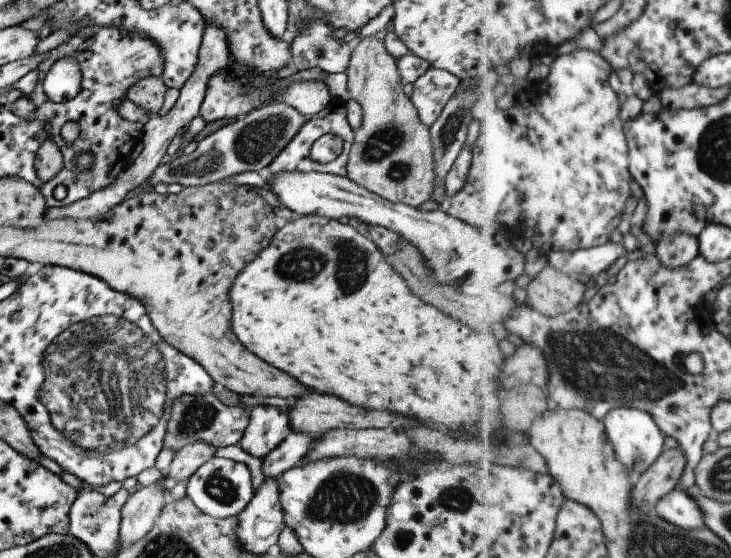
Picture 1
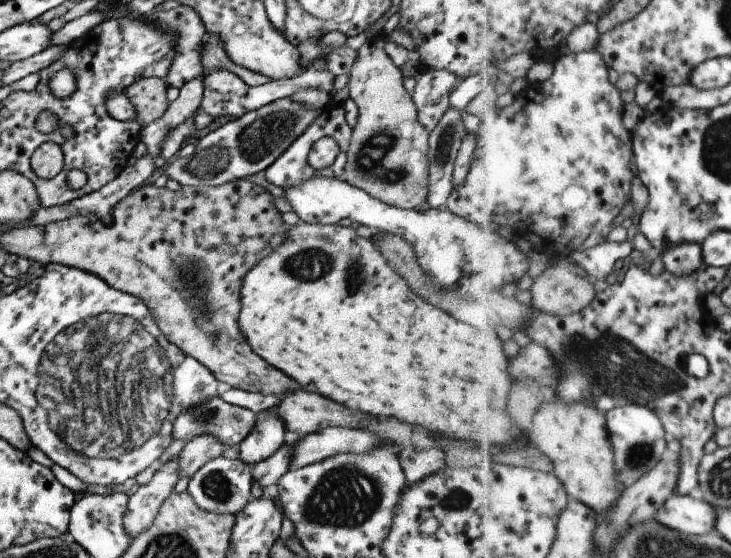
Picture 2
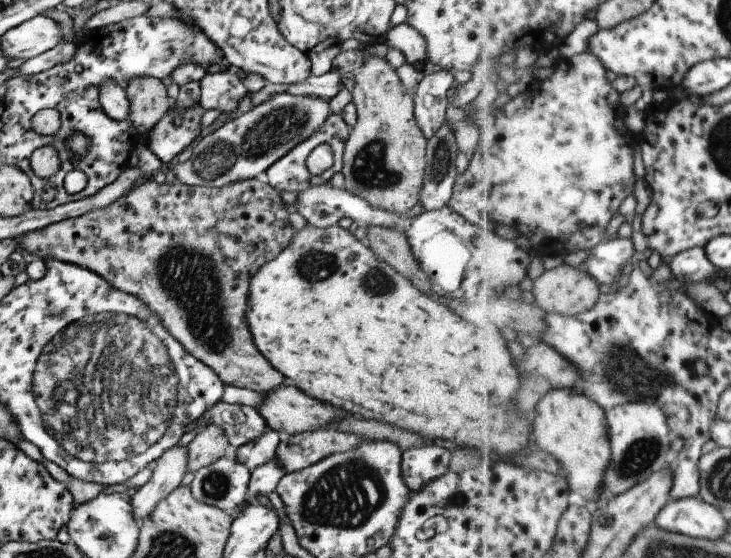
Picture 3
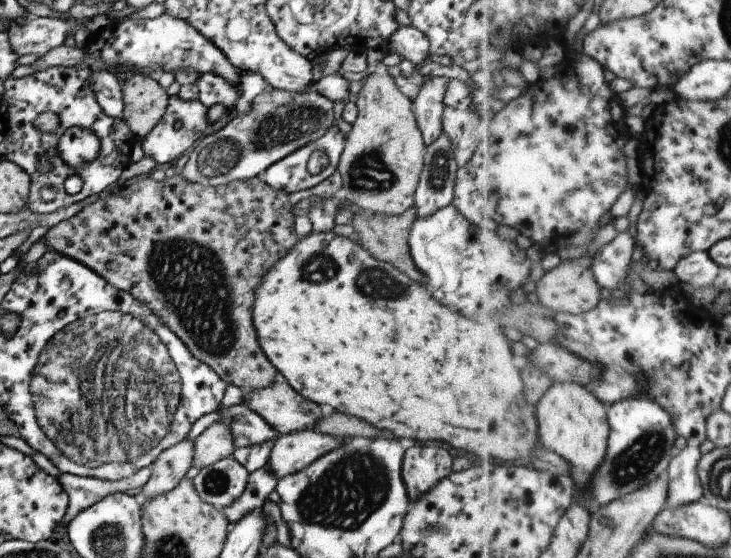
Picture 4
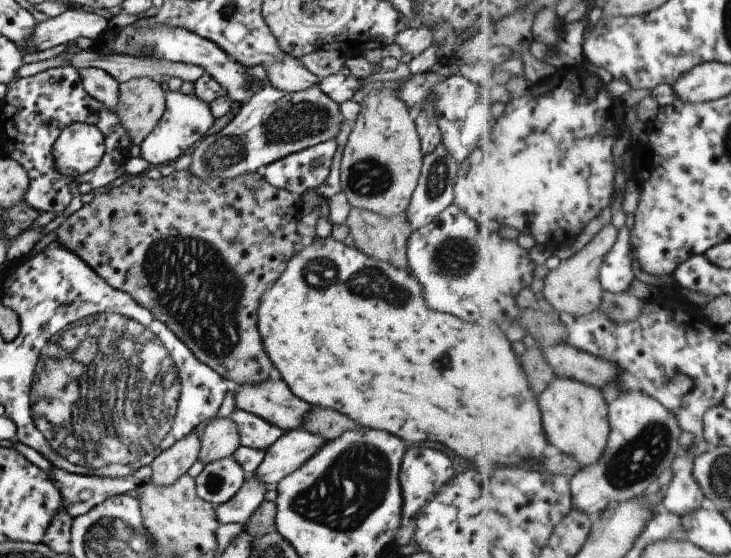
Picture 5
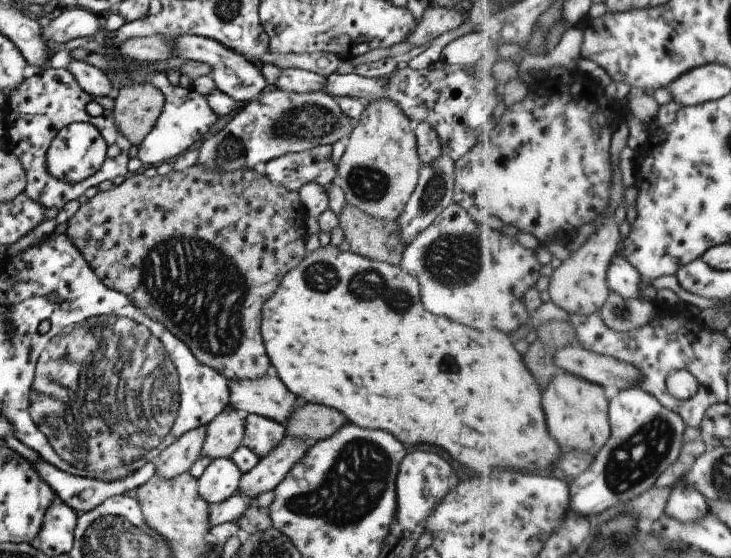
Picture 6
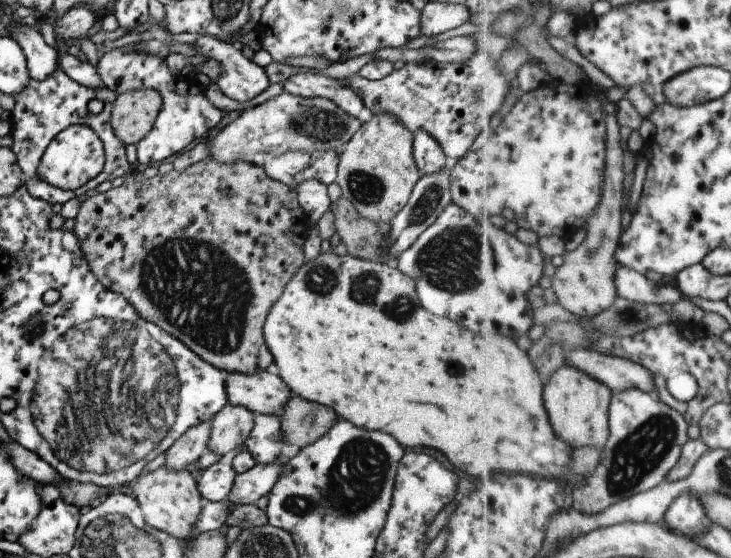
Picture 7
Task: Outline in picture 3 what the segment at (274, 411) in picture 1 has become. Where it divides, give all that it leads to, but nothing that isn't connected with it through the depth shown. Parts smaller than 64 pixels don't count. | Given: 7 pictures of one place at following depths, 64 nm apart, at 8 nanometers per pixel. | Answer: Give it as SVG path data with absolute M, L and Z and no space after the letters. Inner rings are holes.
M266 428L266 431L259 438L238 446L232 451L232 456L247 470L252 471L256 466L261 466L274 458L278 442L282 436L277 431Z

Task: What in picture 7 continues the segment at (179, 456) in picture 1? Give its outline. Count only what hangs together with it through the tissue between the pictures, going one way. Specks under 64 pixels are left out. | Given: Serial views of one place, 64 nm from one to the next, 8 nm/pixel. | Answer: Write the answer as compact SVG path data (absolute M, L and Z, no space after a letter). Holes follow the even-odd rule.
M225 403L210 420L207 451L226 456L241 446L253 426L253 413L244 406Z

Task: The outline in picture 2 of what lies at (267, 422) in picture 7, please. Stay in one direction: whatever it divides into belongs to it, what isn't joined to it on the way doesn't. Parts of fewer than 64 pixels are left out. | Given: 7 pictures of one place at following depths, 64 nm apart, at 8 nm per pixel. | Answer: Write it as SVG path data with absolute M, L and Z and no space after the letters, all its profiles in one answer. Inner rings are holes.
M215 396L187 409L174 420L172 440L183 438L187 442L191 437L210 434L218 438L218 441L221 441L225 448L237 446L251 432L255 423L256 416L249 409L226 403L221 400L221 397Z

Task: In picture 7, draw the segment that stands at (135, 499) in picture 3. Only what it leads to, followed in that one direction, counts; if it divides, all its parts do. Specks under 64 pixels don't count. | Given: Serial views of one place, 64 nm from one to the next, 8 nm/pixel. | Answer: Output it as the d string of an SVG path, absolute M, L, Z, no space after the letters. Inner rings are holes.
M200 422L185 430L183 434L164 452L164 464L169 470L183 469L207 452L206 444L210 433L210 423Z

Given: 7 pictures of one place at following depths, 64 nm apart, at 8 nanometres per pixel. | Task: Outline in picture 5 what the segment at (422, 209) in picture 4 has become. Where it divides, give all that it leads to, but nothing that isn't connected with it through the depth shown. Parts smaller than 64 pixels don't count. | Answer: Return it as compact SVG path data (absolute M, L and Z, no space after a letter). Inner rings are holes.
M439 143L432 153L422 157L422 165L417 184L411 193L408 205L404 210L410 234L422 226L427 226L446 206L452 203L454 178L458 164L451 158L445 147Z

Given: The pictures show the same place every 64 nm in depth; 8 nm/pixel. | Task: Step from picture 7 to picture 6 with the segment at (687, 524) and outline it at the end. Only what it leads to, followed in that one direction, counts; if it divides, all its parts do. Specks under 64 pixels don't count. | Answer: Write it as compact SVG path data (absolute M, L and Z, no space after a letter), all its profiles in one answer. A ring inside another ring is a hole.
M684 478L675 484L665 514L684 523L700 521L709 514L710 508L707 506L705 495L695 487L685 485Z

